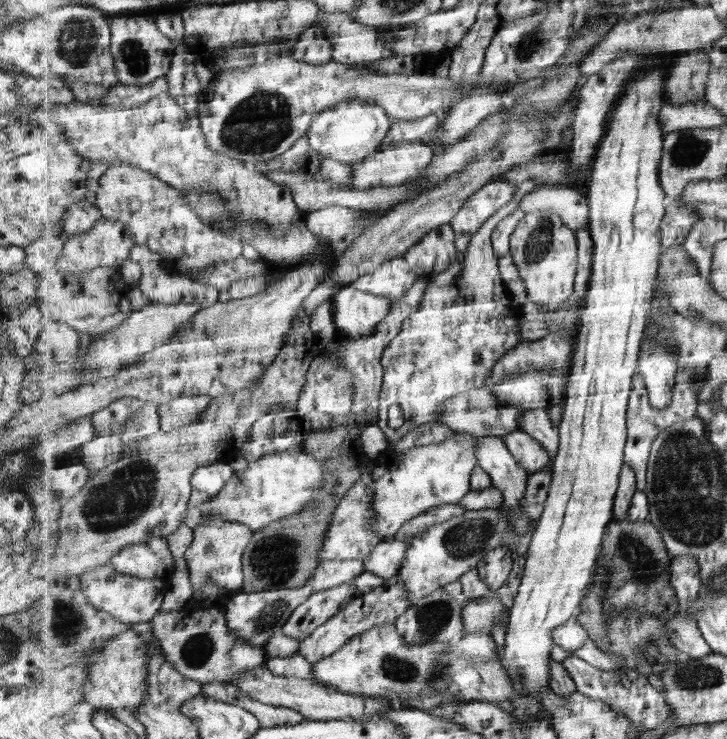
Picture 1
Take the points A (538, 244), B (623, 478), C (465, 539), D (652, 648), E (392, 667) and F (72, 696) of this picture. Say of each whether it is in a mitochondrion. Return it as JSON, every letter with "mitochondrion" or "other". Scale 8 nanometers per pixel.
{"A":"mitochondrion","B":"other","C":"mitochondrion","D":"mitochondrion","E":"mitochondrion","F":"other"}

